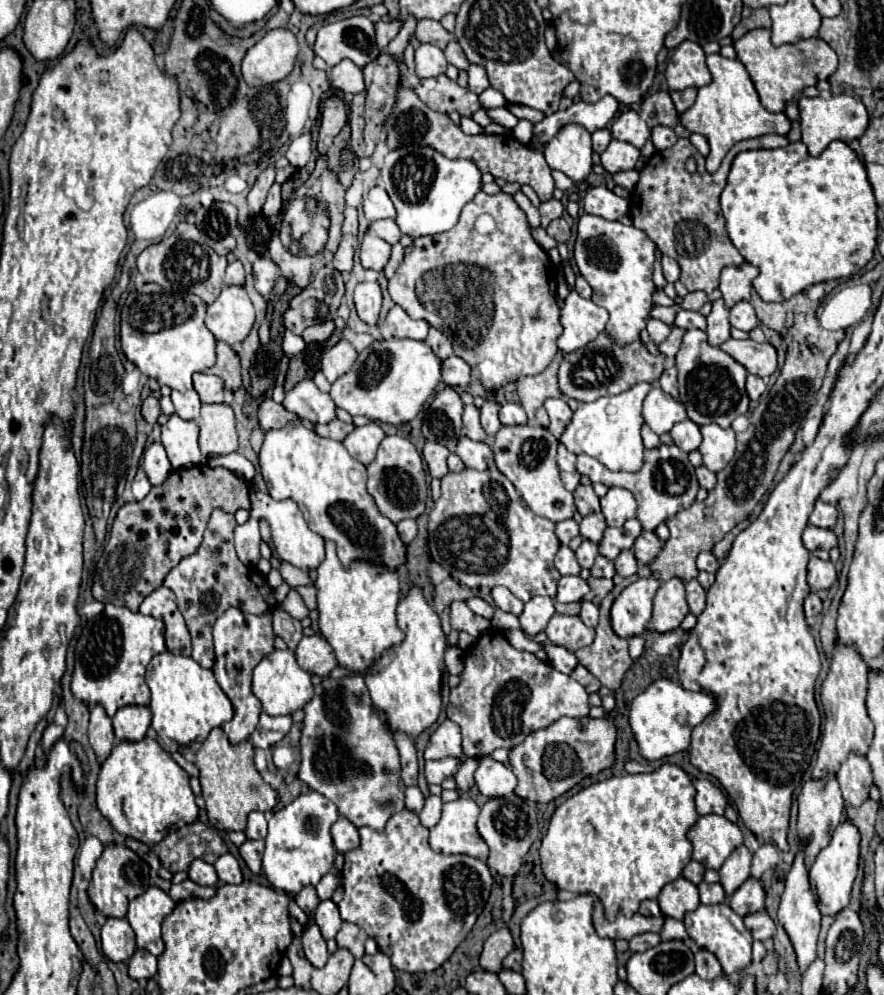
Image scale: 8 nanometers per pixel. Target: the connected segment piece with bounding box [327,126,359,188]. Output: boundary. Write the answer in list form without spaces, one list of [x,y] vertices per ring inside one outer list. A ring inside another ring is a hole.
[[[349,126],[341,130],[333,142],[333,146],[327,152],[329,156],[329,168],[337,174],[339,182],[349,188],[353,182],[353,176],[359,166],[359,158],[351,150],[351,136],[349,136]]]

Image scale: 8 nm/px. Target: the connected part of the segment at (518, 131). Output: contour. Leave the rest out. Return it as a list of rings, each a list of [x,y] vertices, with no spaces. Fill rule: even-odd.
[[[519,120],[519,124],[513,128],[513,136],[521,144],[529,144],[531,142],[531,134],[533,134],[533,122],[529,122],[529,120]]]

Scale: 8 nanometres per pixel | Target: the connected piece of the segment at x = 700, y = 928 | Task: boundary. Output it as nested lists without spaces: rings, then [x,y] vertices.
[[[727,900],[721,904],[715,904],[715,906],[701,904],[699,908],[685,914],[683,924],[685,924],[689,938],[693,938],[701,948],[715,954],[715,958],[723,966],[725,976],[731,976],[731,974],[735,974],[751,964],[751,942],[753,942],[751,932],[745,928],[743,918],[731,910]]]

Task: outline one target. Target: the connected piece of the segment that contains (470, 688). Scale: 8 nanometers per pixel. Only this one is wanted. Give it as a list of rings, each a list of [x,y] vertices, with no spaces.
[[[489,630],[465,656],[461,682],[451,690],[447,718],[457,722],[463,734],[463,754],[469,758],[489,756],[497,748],[511,750],[527,734],[543,730],[561,716],[589,716],[589,696],[571,676],[555,670],[531,652],[517,650],[501,630]]]

